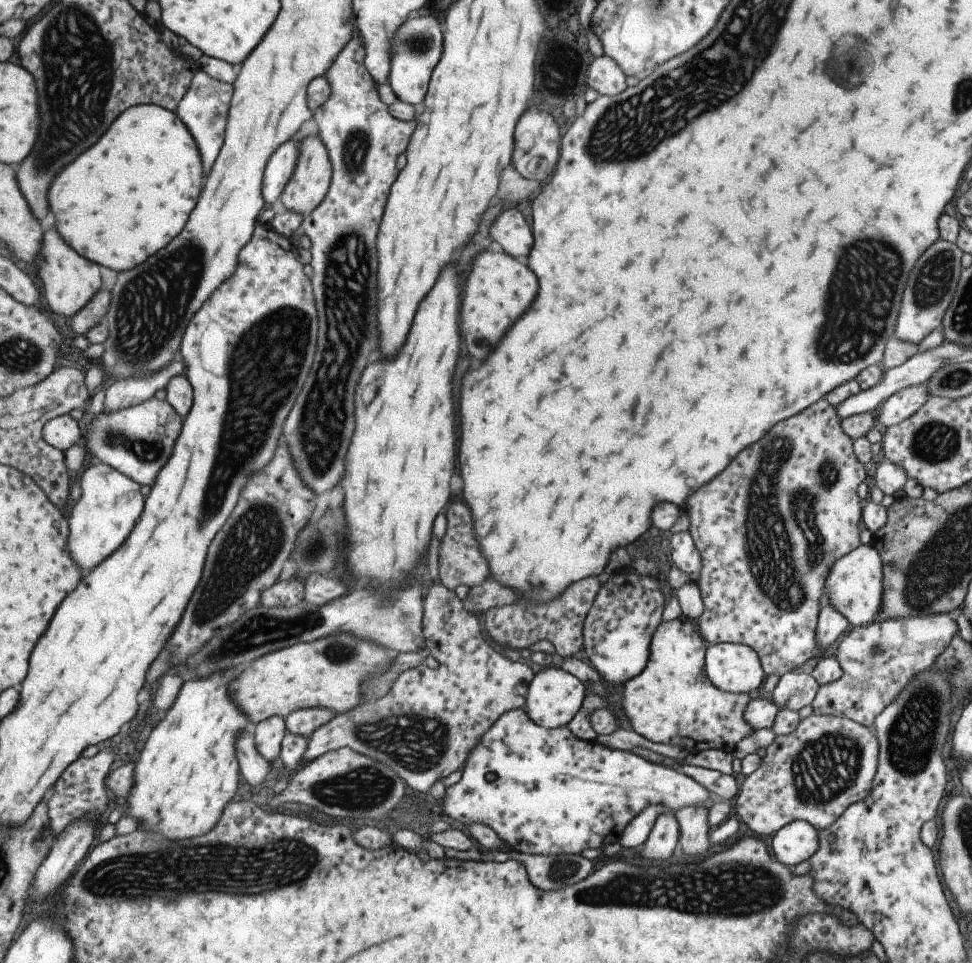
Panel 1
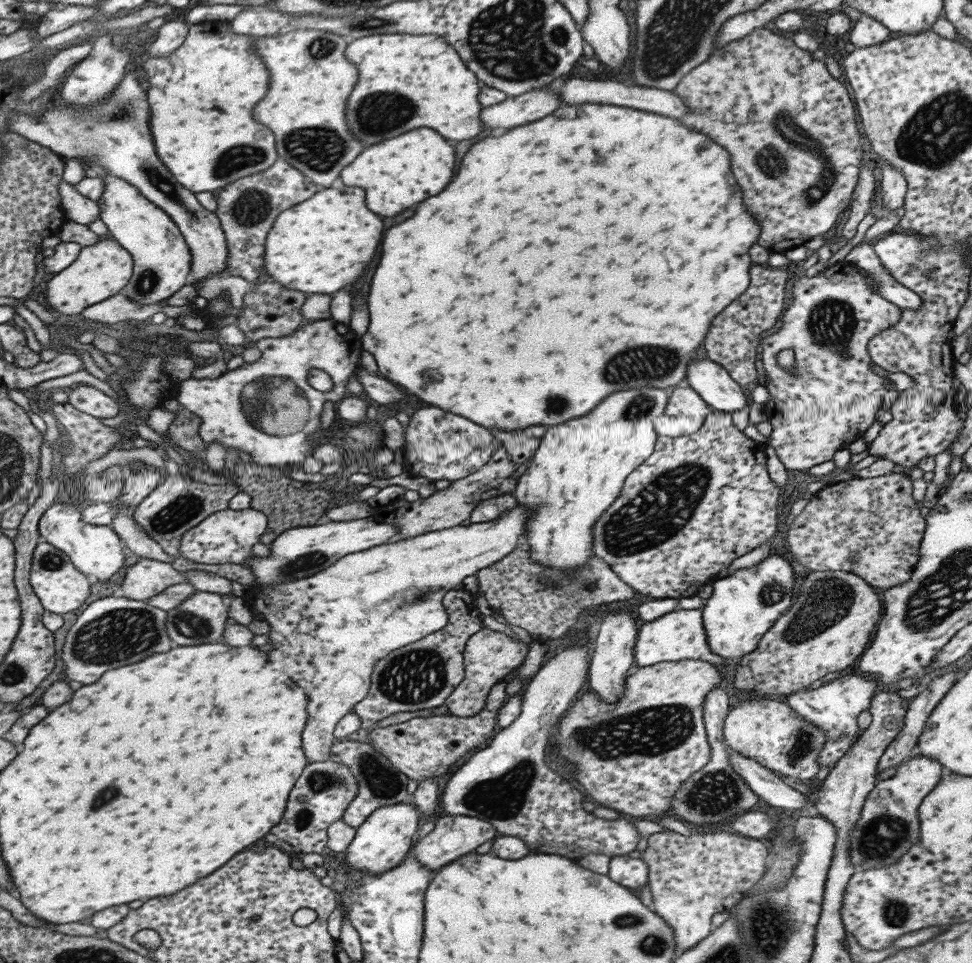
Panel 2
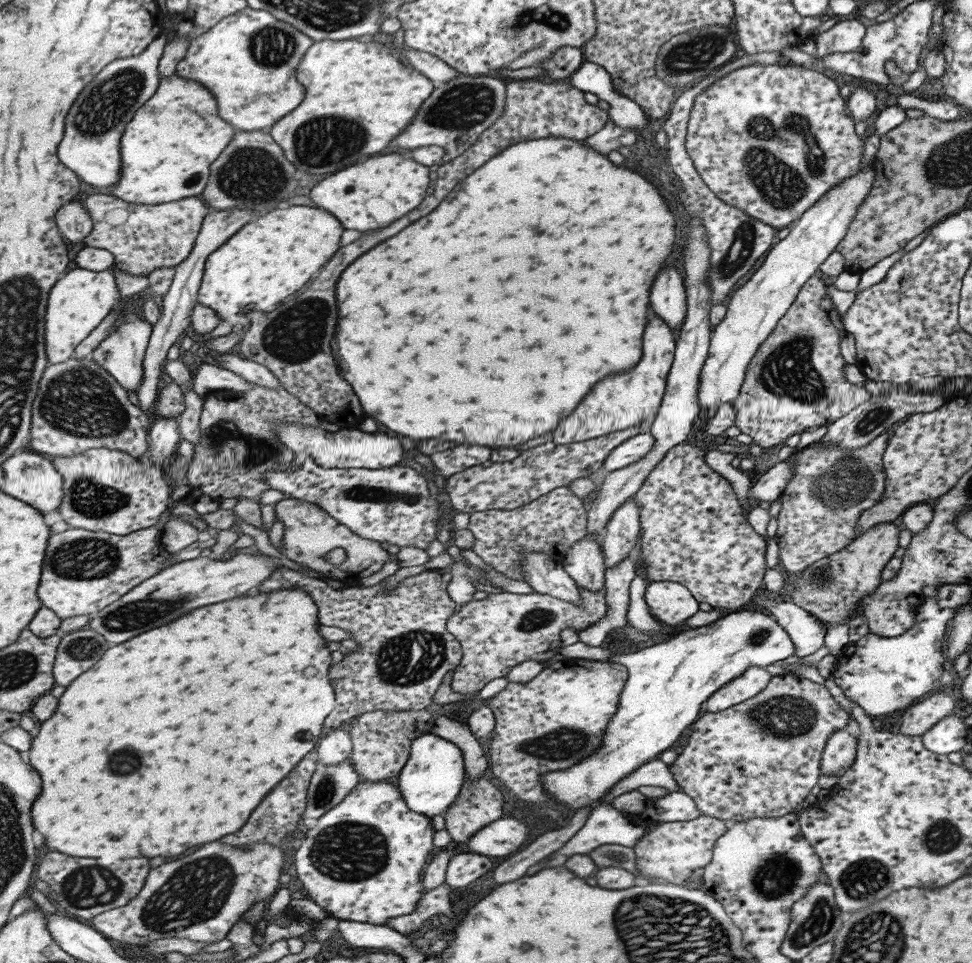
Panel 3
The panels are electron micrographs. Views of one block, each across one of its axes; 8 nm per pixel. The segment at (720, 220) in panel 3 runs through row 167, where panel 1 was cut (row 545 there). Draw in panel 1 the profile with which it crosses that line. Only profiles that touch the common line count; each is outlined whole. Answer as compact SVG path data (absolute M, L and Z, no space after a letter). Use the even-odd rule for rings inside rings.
M688 531L673 533L669 542L669 550L671 550L670 564L687 574L689 583L694 583L701 570L701 556Z

